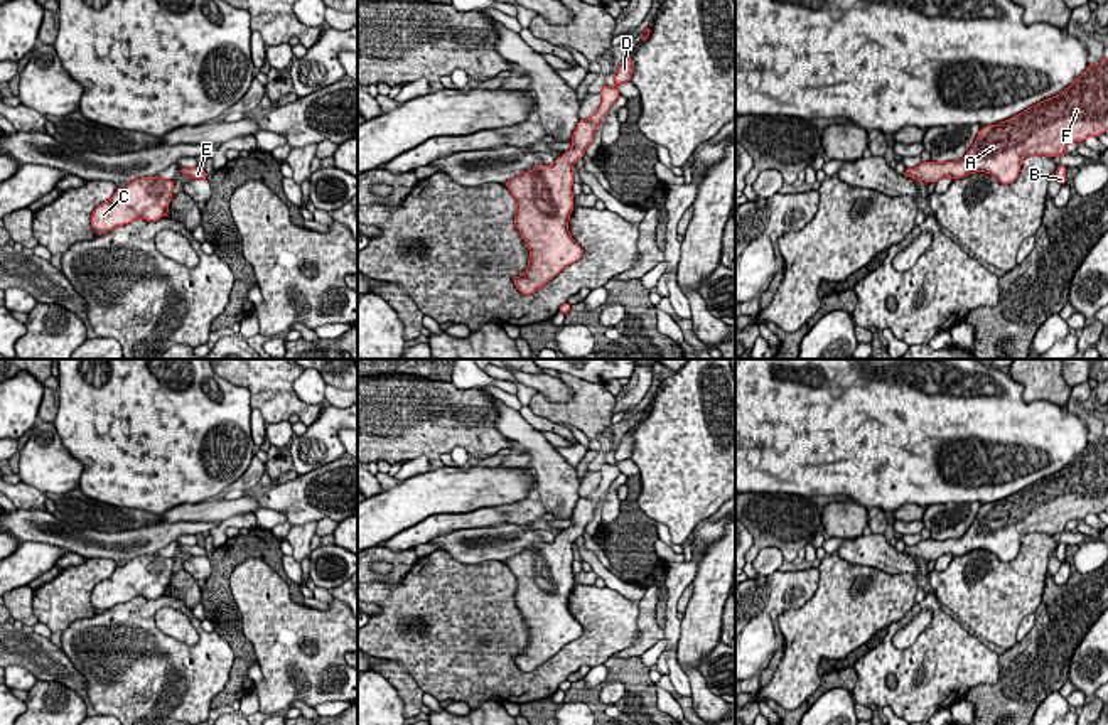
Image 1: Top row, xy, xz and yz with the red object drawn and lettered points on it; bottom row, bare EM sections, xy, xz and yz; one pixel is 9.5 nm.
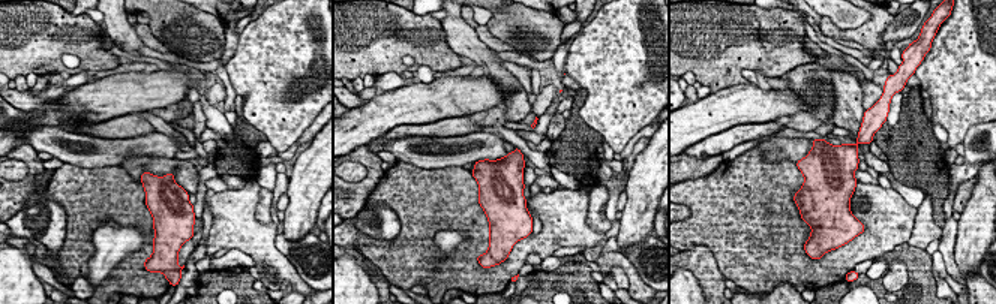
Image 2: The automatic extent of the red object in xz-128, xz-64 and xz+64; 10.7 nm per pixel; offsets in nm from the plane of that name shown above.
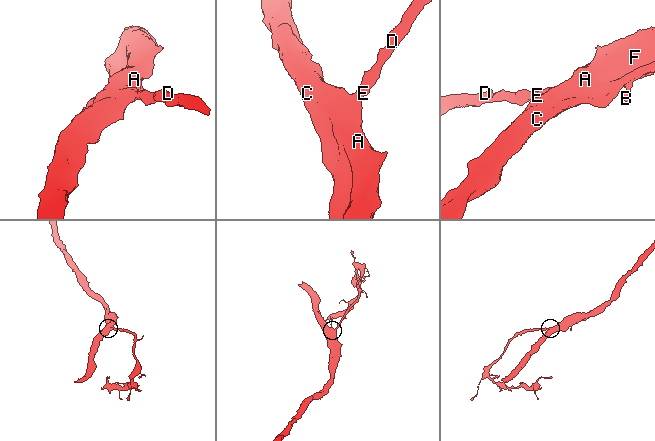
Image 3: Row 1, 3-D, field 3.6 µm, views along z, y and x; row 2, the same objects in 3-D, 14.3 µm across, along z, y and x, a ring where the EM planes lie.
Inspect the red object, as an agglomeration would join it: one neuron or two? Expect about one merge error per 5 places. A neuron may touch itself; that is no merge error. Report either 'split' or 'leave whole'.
leave whole

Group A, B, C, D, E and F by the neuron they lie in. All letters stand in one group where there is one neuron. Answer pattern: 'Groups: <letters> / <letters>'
Groups: A B C D E F

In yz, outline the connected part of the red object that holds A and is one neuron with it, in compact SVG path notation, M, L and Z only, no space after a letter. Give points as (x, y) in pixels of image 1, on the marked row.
M1108 59L1088 64L1086 71L1059 94L1044 99L1022 113L997 125L982 126L978 137L966 155L958 162L922 162L914 169L906 169L904 177L914 177L928 184L943 177L953 180L975 172L993 175L1000 184L1012 184L1019 177L1022 160L1029 155L1046 155L1049 158L1066 153L1071 142L1084 142L1088 137L1100 137L1108 130Z

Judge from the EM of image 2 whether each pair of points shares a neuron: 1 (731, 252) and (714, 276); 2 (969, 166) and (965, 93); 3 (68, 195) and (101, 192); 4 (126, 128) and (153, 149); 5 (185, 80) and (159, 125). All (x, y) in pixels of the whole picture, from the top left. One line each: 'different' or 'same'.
1: different
2: different
3: same
4: different
5: different

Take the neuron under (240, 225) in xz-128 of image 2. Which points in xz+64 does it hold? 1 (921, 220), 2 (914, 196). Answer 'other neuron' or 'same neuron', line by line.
1: other neuron
2: other neuron

